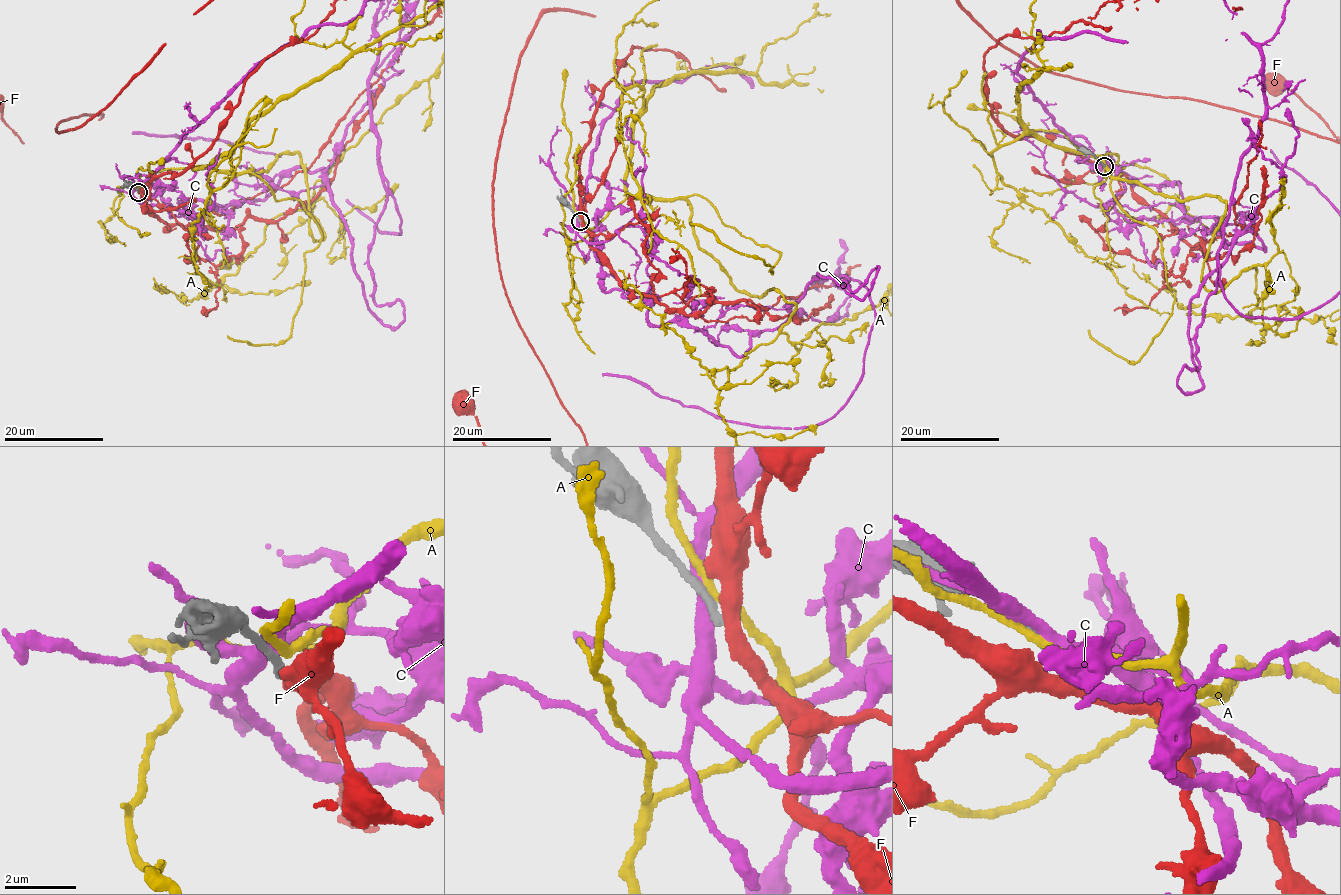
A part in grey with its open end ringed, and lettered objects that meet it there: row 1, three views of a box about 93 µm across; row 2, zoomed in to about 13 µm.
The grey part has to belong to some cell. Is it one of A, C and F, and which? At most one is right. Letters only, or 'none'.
none

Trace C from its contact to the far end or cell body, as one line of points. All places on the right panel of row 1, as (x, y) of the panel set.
C: (1101, 162), (1266, 247), (1243, 232), (1190, 301), (1193, 391), (1218, 265), (1264, 319)

